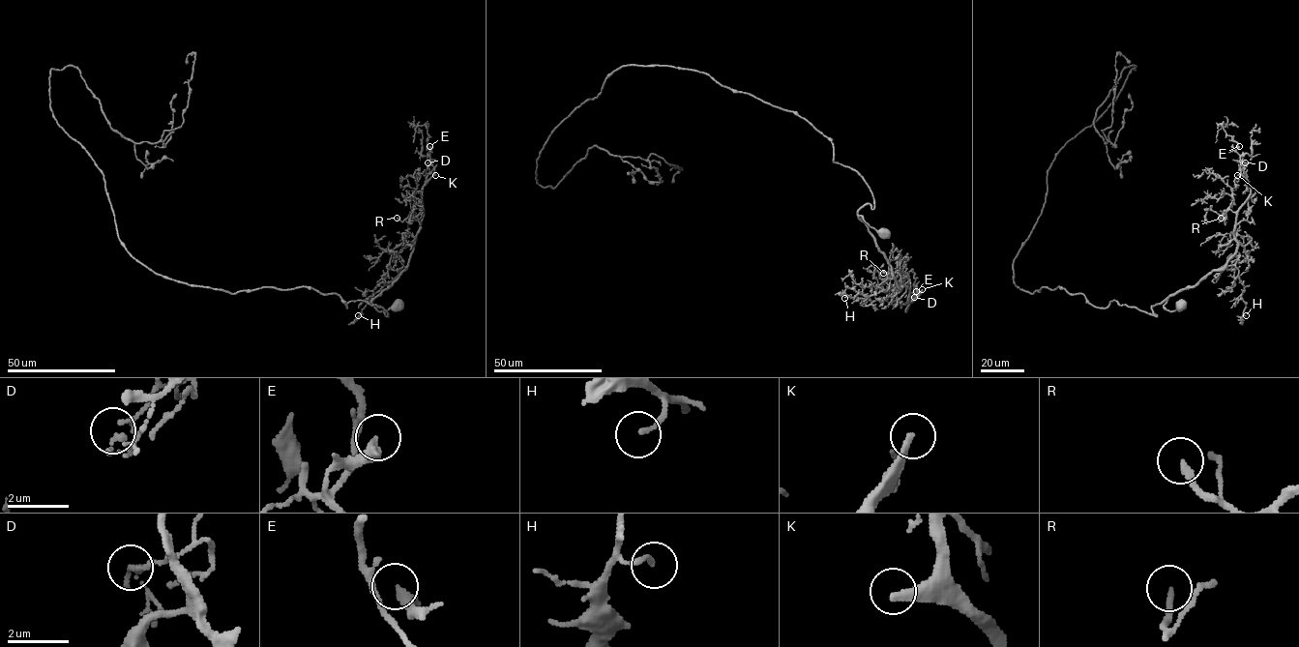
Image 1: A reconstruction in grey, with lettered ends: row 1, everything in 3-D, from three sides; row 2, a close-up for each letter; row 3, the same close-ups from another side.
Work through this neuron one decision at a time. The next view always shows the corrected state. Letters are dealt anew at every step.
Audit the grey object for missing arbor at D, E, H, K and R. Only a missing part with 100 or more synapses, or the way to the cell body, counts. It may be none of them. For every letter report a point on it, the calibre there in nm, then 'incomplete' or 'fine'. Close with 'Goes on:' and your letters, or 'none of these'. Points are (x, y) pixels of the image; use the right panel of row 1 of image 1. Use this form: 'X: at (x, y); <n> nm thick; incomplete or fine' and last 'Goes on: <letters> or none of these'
D: at (1245, 162); 140 nm thick; fine
E: at (1239, 146); 380 nm thick; fine
H: at (1246, 315); 160 nm thick; fine
K: at (1237, 175); 240 nm thick; incomplete
R: at (1221, 218); 190 nm thick; fine
Goes on: K

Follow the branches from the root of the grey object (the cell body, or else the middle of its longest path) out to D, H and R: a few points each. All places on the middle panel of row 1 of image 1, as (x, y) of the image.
D: (884, 232), (858, 217), (891, 266), (897, 285), (909, 289), (908, 302), (914, 297)
H: (884, 232), (858, 217), (891, 266), (889, 287), (870, 296), (858, 293), (853, 298), (846, 295), (844, 298)
R: (884, 232), (858, 217), (891, 266), (897, 285), (900, 289), (910, 287), (909, 280), (899, 273), (883, 273)

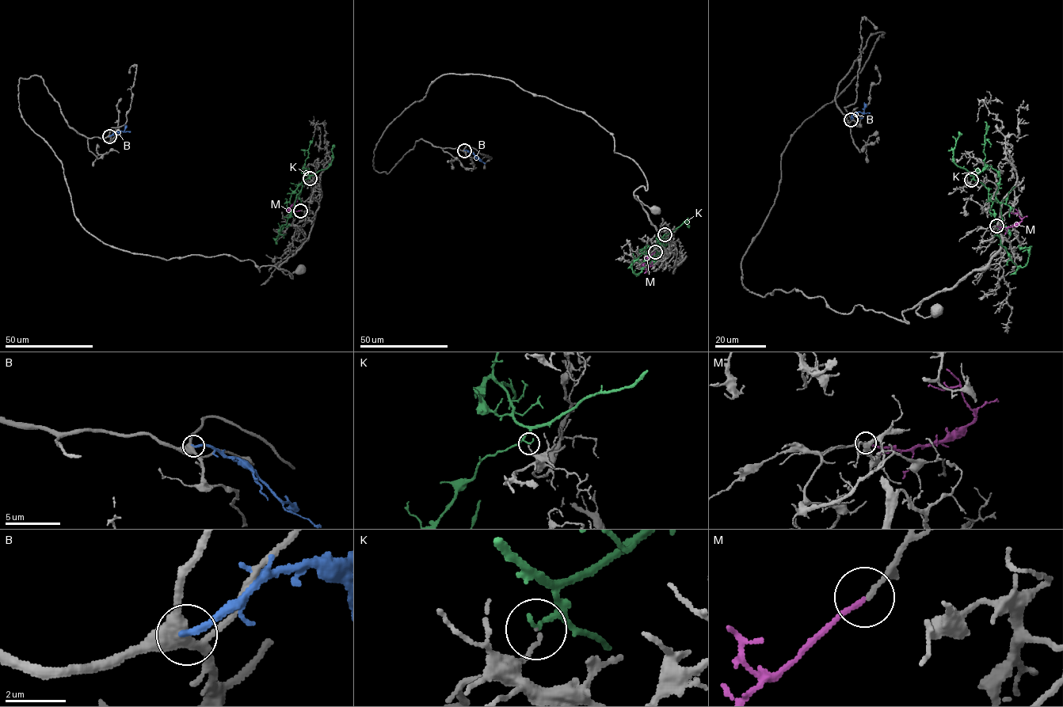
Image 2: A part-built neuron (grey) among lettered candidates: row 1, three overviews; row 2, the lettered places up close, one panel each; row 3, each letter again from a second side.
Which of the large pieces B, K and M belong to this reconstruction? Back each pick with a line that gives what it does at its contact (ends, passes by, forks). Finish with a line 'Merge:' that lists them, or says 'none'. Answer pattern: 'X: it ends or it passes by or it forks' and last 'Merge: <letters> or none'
M: it ends
Merge: M

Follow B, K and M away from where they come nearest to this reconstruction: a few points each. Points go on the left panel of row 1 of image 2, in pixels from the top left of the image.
B: (109, 136), (120, 131), (130, 131)
K: (310, 178), (305, 169), (301, 190), (277, 239), (283, 226), (290, 224)
M: (300, 210), (289, 210), (297, 201)

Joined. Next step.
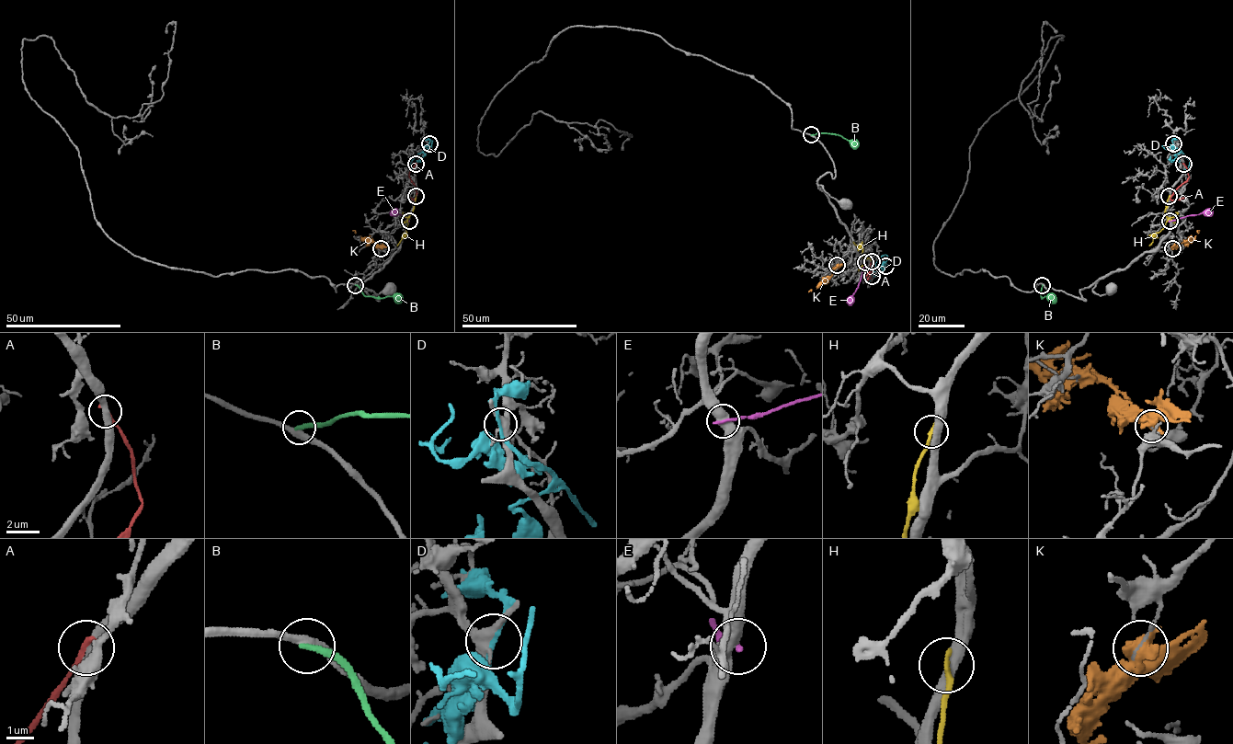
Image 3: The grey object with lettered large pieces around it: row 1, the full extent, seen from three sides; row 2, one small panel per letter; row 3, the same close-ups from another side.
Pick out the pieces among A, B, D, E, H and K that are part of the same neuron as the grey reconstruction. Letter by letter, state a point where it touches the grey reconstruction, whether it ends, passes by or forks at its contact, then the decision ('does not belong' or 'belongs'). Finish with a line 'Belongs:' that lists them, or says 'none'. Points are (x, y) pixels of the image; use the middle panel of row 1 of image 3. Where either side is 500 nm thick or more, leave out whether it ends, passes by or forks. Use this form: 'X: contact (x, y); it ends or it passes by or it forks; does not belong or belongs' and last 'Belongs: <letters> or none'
A: contact (872, 276); it ends; does not belong
B: contact (811, 134); it ends; does not belong
D: contact (885, 266); it passes by; does not belong
E: contact (865, 262); does not belong
H: contact (872, 261); it ends; does not belong
K: contact (837, 265); does not belong
Belongs: none

